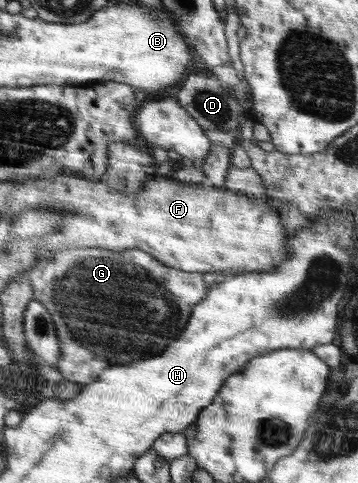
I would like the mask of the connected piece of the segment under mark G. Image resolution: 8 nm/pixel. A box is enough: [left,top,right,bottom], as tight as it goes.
[26,247,209,387]

